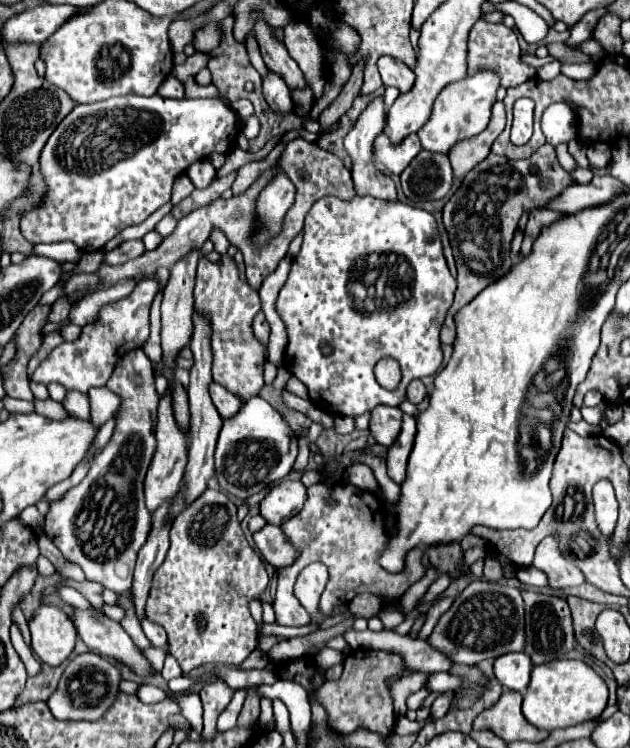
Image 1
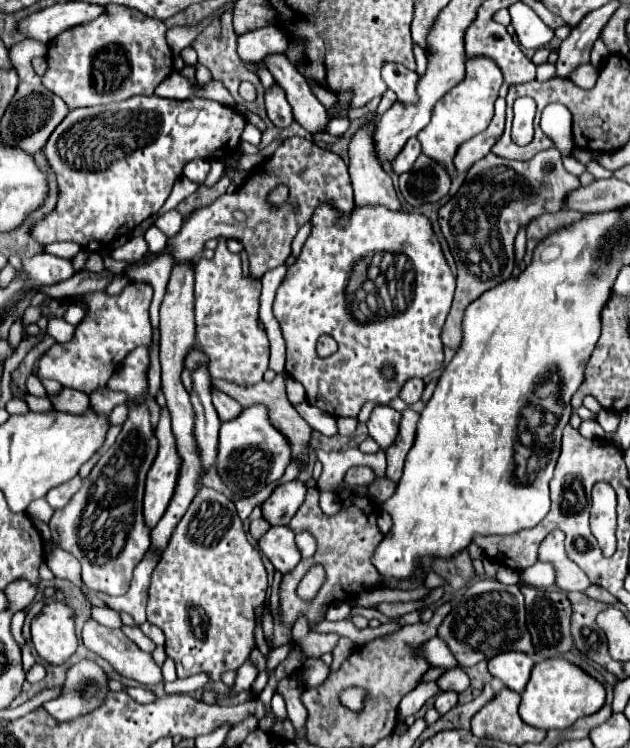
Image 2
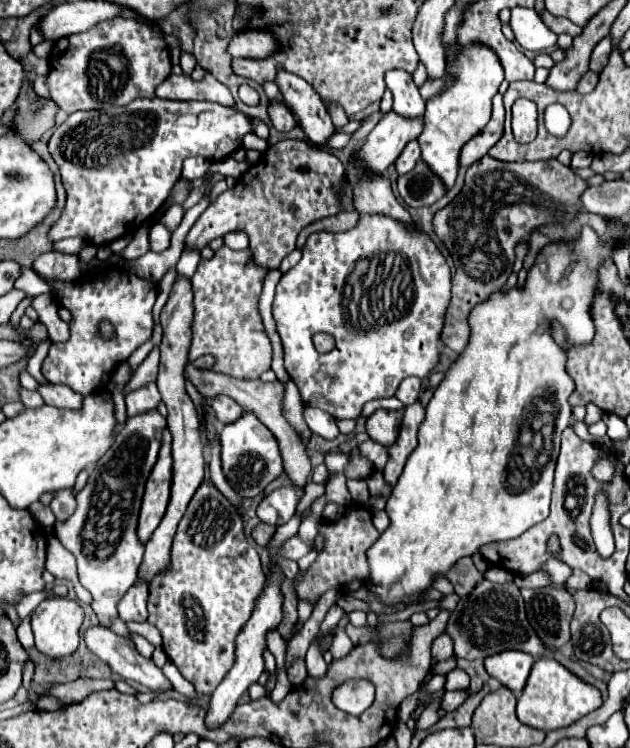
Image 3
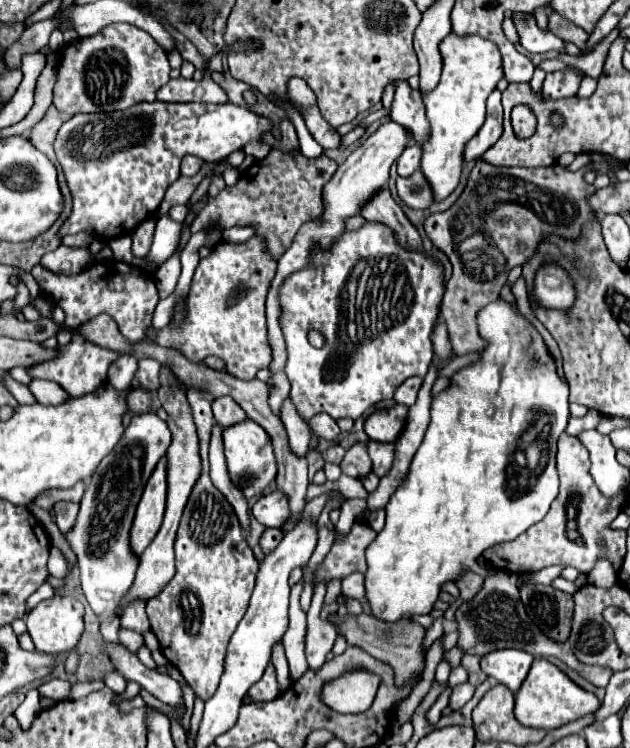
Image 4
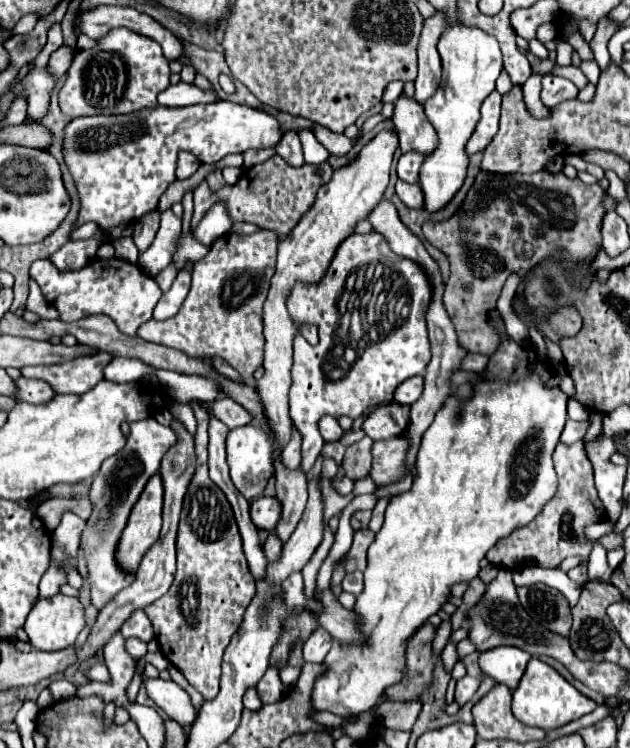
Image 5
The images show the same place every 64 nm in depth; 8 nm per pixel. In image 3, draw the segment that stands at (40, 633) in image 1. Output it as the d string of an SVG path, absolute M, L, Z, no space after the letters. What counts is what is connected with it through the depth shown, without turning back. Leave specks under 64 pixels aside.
M46 598L30 616L30 626L38 652L64 658L78 648L80 626L84 610L76 600L70 598Z

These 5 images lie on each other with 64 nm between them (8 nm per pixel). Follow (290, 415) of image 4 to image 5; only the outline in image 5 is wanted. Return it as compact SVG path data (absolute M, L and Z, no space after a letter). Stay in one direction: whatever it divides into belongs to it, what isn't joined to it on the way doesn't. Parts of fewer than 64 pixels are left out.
M296 432L282 452L282 464L288 470L296 470L300 464L300 436L296 436Z

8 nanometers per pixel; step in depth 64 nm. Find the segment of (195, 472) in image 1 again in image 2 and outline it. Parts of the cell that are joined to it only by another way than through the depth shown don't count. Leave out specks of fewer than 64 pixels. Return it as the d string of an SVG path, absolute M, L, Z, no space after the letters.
M200 366L198 370L192 372L194 380L194 390L190 394L194 412L196 412L196 426L194 426L194 436L198 442L198 452L204 464L204 470L216 464L216 450L218 450L218 430L220 430L220 418L216 416L214 404L210 400L210 390L208 390L208 380L210 372L206 366Z

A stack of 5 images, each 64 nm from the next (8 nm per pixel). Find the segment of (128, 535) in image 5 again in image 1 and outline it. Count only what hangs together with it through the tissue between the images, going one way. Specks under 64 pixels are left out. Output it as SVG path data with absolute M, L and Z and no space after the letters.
M164 396L160 400L160 408L158 408L158 424L156 424L156 440L158 440L158 448L156 454L152 458L152 464L148 468L146 480L144 480L144 492L146 492L146 508L148 512L156 512L166 500L170 500L172 496L178 494L180 486L182 486L182 476L184 476L184 468L188 462L188 434L182 432L174 420L174 412L172 412L172 404L170 404L170 396Z

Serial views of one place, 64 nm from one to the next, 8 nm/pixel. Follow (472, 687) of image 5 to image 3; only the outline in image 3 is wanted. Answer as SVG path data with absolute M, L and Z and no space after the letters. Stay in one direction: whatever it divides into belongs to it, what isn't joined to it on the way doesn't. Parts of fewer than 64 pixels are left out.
M466 690L444 692L444 696L442 696L442 708L444 708L446 712L452 712L452 710L456 710L460 704L464 704L464 700L466 700L466 698L468 698Z

